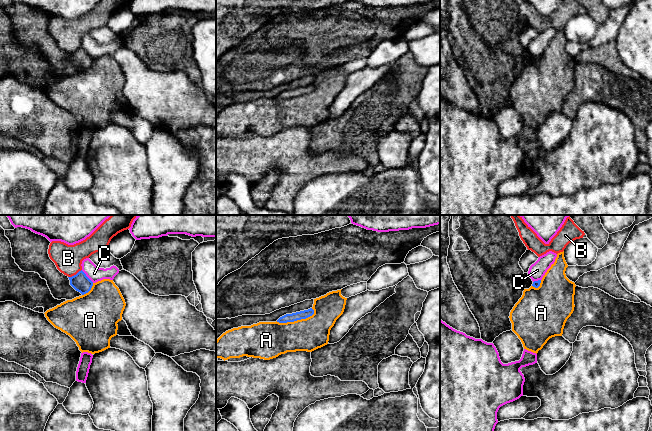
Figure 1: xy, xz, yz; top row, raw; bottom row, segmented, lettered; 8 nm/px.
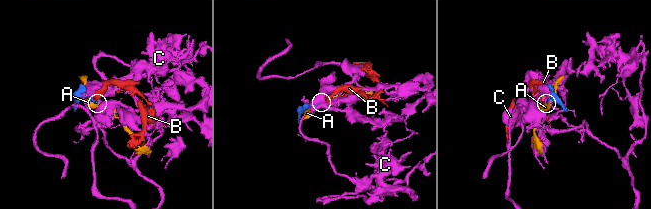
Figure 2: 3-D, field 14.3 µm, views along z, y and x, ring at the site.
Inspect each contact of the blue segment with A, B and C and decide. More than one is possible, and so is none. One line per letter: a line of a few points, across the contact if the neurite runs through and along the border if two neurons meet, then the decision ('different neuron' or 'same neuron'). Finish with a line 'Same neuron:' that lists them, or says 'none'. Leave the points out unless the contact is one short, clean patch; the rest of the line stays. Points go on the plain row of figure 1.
A: different neuron
B: line xy (81, 45), (68, 53); different neuron
C: different neuron
Same neuron: none

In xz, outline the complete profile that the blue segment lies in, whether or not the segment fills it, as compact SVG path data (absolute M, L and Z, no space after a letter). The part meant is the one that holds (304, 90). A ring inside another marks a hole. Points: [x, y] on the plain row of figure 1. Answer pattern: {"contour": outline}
{"contour": "M312 84L292 90L286 90L280 93L277 98L279 99L287 99L287 98L294 98L301 95L306 95L314 90L314 86Z"}

